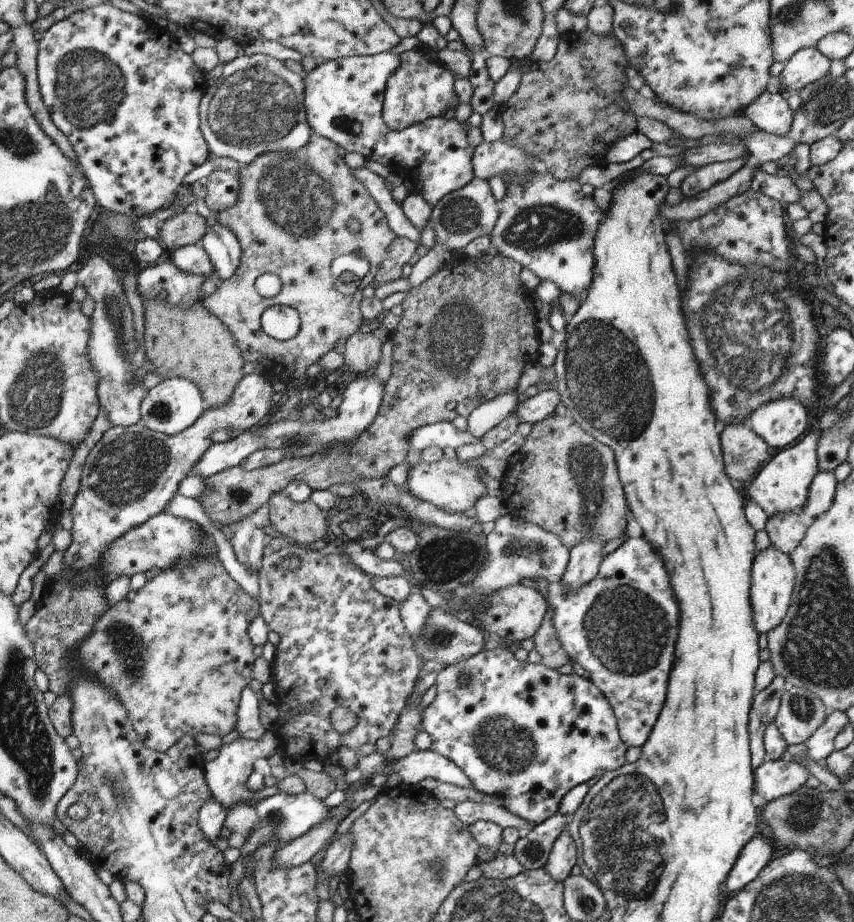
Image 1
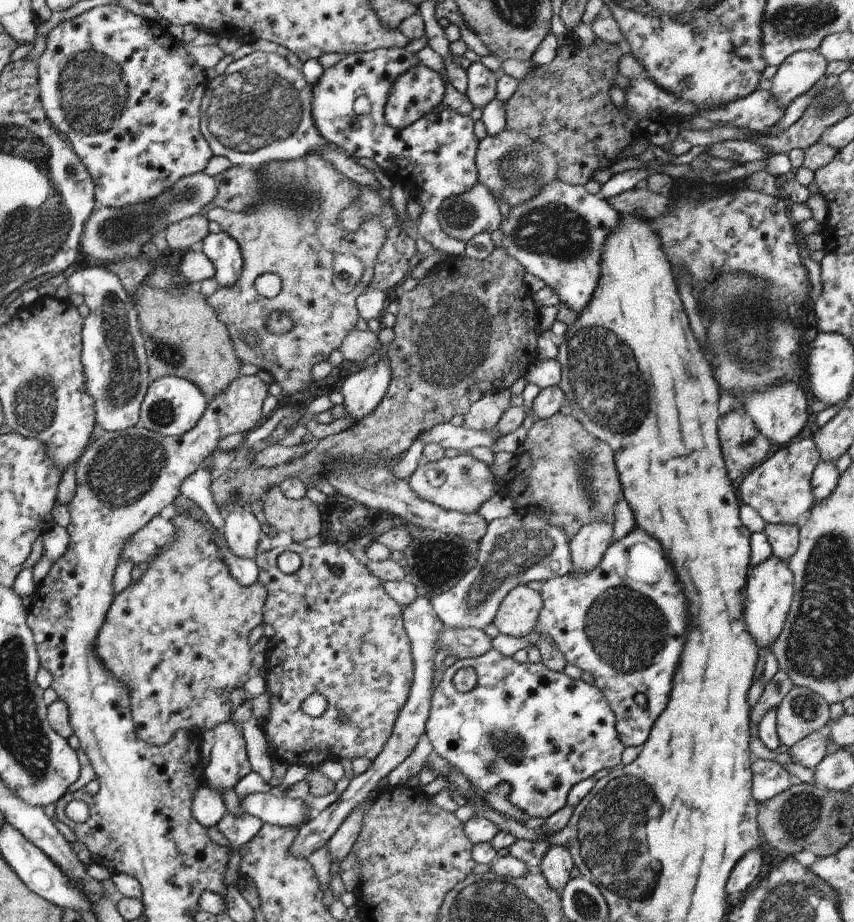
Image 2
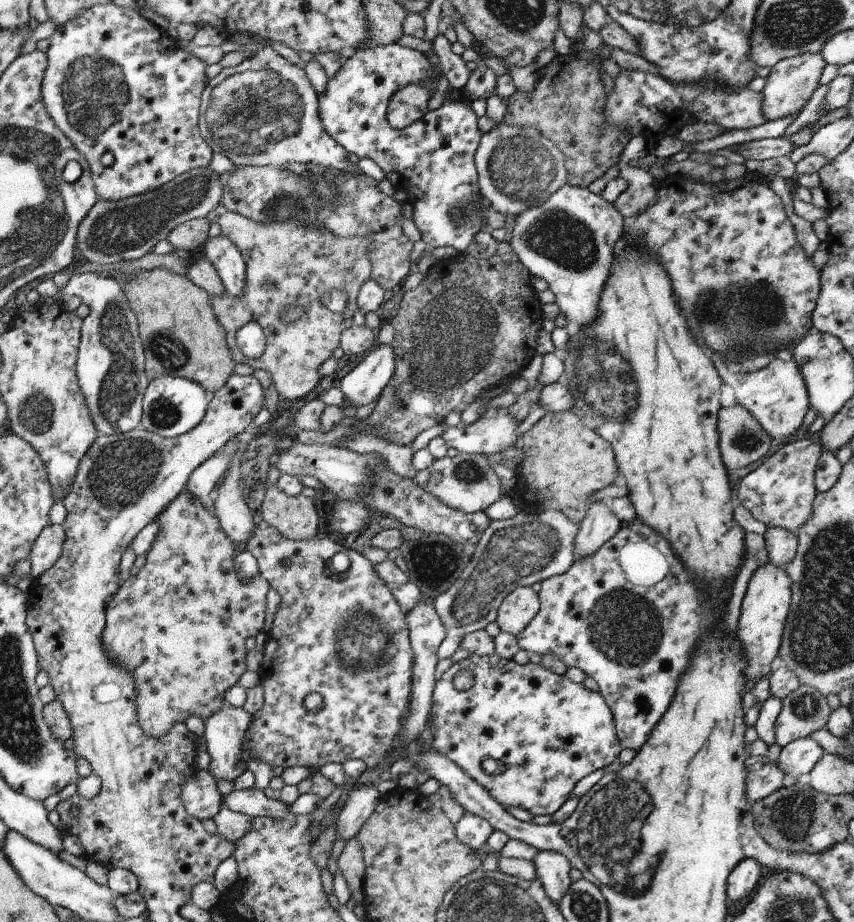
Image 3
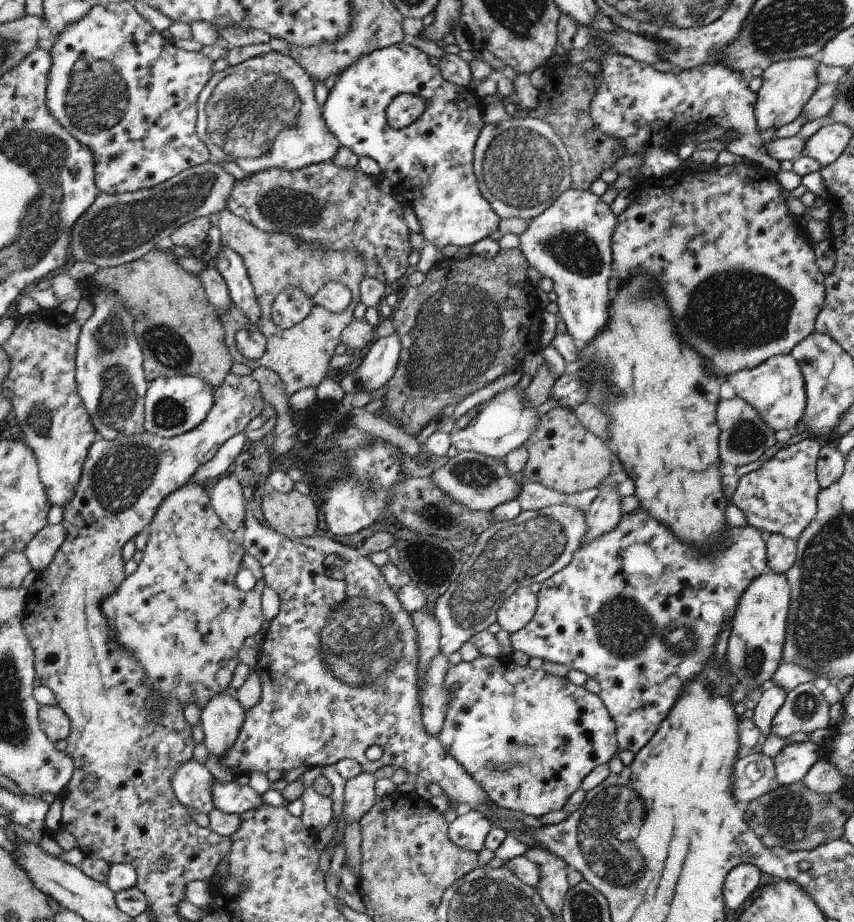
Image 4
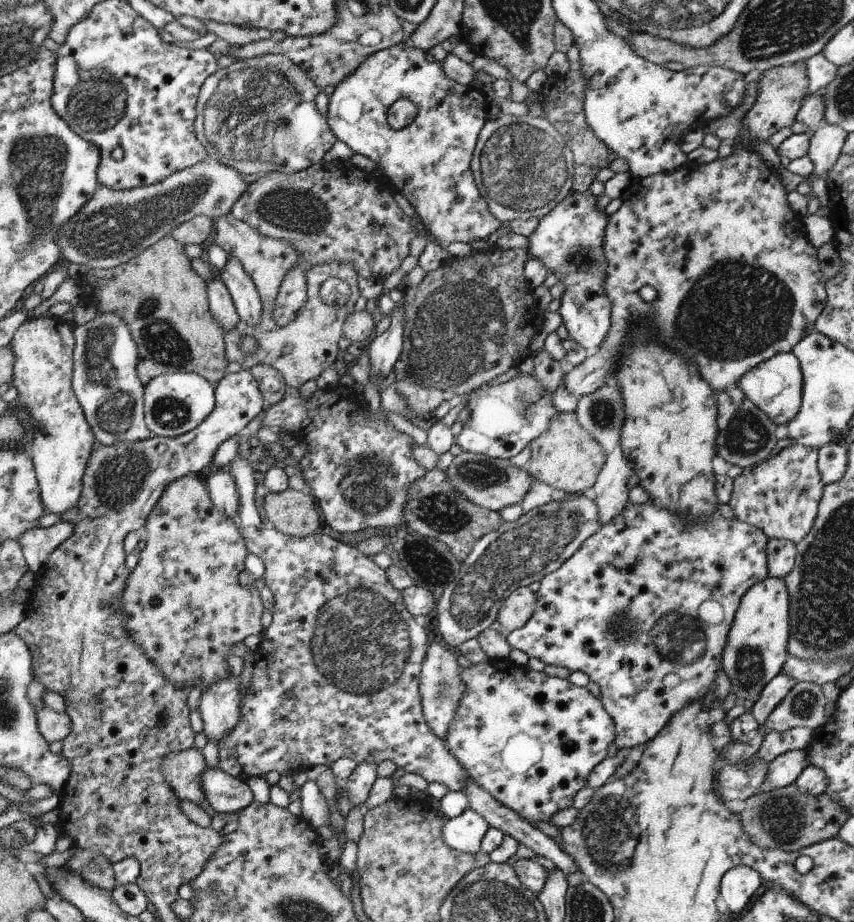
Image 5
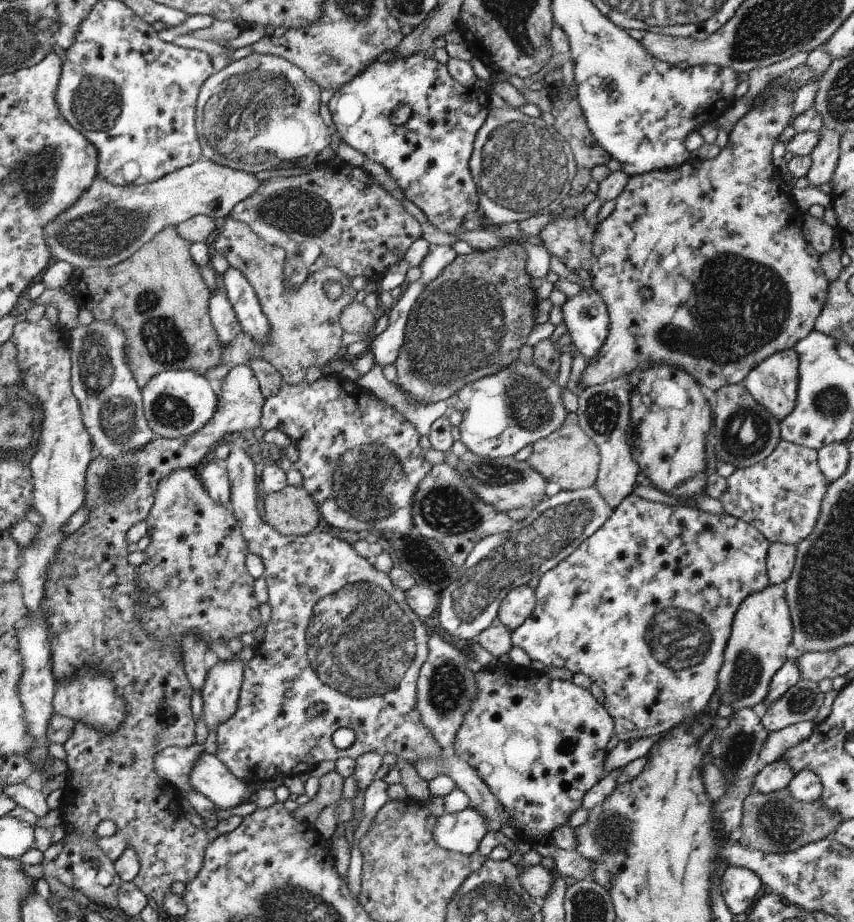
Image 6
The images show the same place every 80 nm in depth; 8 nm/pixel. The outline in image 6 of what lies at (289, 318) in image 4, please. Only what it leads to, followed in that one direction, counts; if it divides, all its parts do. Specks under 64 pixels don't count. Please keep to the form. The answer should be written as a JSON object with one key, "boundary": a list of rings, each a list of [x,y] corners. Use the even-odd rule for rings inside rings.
{"boundary":[[[352,166],[342,172],[312,170],[300,176],[268,178],[250,198],[233,209],[232,217],[248,224],[268,244],[285,249],[288,257],[284,272],[288,288],[300,286],[310,274],[325,267],[338,268],[348,278],[372,278],[372,272],[384,276],[390,266],[402,261],[410,244],[418,240],[422,232],[416,218],[402,208],[396,197],[370,178],[363,168]]]}

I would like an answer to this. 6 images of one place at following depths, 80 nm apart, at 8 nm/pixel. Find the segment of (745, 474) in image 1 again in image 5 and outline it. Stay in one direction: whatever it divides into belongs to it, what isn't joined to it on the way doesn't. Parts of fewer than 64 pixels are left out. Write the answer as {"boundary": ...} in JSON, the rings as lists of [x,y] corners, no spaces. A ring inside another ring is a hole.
{"boundary":[[[737,387],[724,392],[718,392],[716,428],[718,435],[714,440],[715,454],[726,462],[749,468],[764,461],[774,450],[776,438],[776,424],[752,400],[749,400],[742,390]]]}

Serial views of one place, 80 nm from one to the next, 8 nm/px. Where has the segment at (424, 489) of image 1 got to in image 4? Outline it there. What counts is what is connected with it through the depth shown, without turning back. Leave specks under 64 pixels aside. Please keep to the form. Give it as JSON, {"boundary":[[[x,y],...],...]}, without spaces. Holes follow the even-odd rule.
{"boundary":[[[459,452],[458,456],[450,458],[444,466],[434,470],[430,480],[450,496],[450,500],[464,504],[466,508],[476,511],[490,511],[499,504],[516,499],[523,483],[516,482],[508,476],[504,460],[486,457],[476,452]]]}

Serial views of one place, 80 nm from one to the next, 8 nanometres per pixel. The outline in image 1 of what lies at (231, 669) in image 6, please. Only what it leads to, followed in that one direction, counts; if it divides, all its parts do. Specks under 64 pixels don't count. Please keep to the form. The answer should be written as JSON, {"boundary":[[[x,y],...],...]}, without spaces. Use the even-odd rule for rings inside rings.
{"boundary":[[[277,729],[266,731],[263,737],[258,740],[246,739],[233,733],[229,737],[224,738],[222,748],[218,752],[218,757],[214,761],[206,763],[206,780],[208,781],[209,791],[216,802],[219,802],[228,813],[229,808],[236,804],[247,804],[254,807],[258,801],[271,797],[280,790],[274,787],[266,787],[253,791],[246,787],[246,781],[250,774],[253,774],[254,762],[257,758],[270,758],[274,754],[282,754],[280,732]]]}

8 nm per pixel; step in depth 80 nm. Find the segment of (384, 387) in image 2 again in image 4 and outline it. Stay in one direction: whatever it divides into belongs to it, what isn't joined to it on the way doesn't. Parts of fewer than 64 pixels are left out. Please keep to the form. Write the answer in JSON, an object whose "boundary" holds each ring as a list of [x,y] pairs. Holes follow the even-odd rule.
{"boundary":[[[393,332],[393,334],[384,338],[379,337],[372,342],[369,350],[370,352],[364,356],[364,360],[360,362],[360,366],[356,368],[355,372],[350,372],[340,382],[345,394],[377,391],[388,383],[397,372],[397,365],[401,360],[402,352],[402,344],[400,338],[398,338],[398,332]]]}

